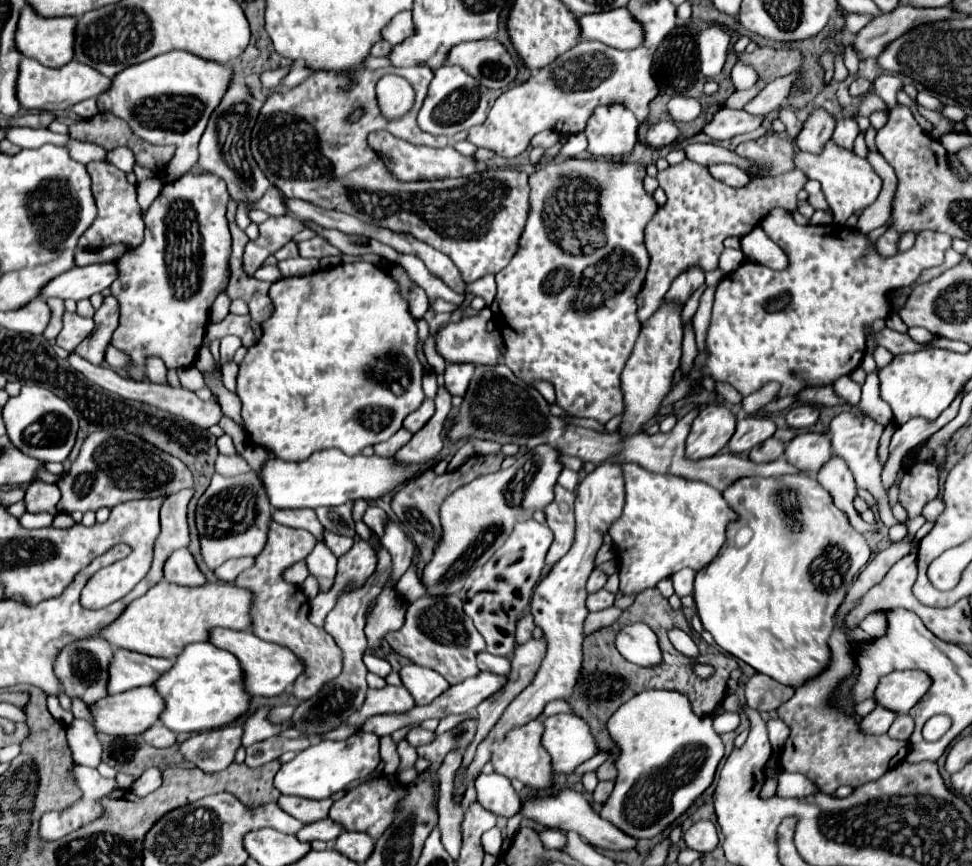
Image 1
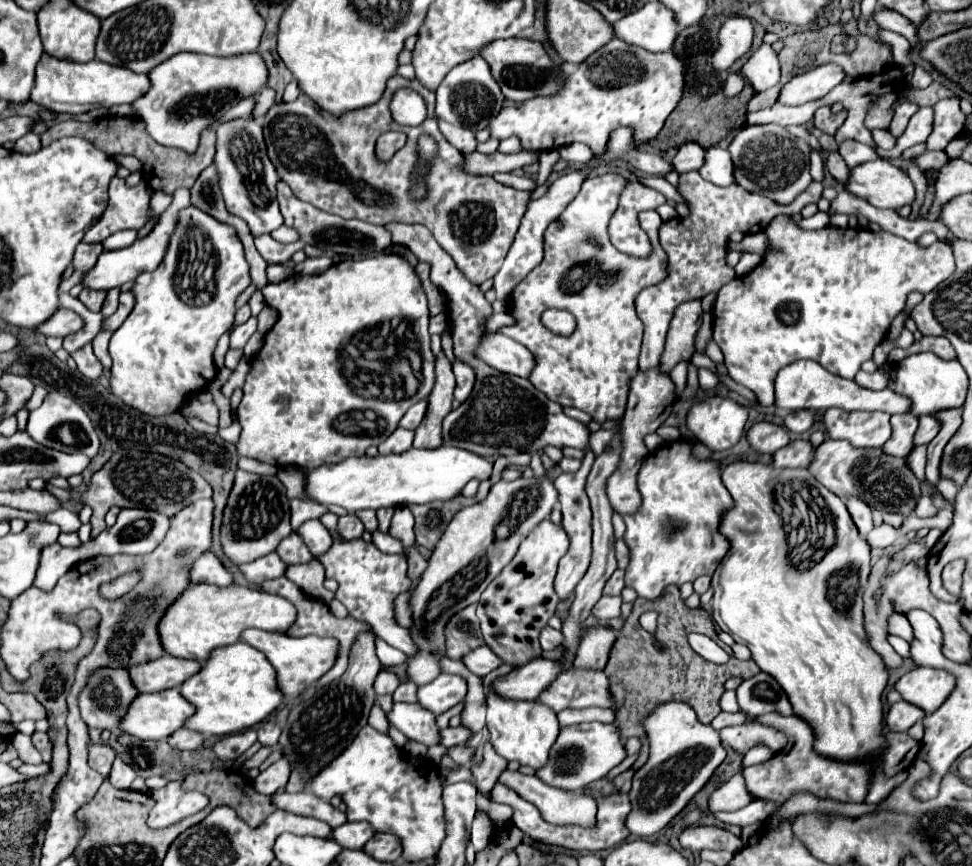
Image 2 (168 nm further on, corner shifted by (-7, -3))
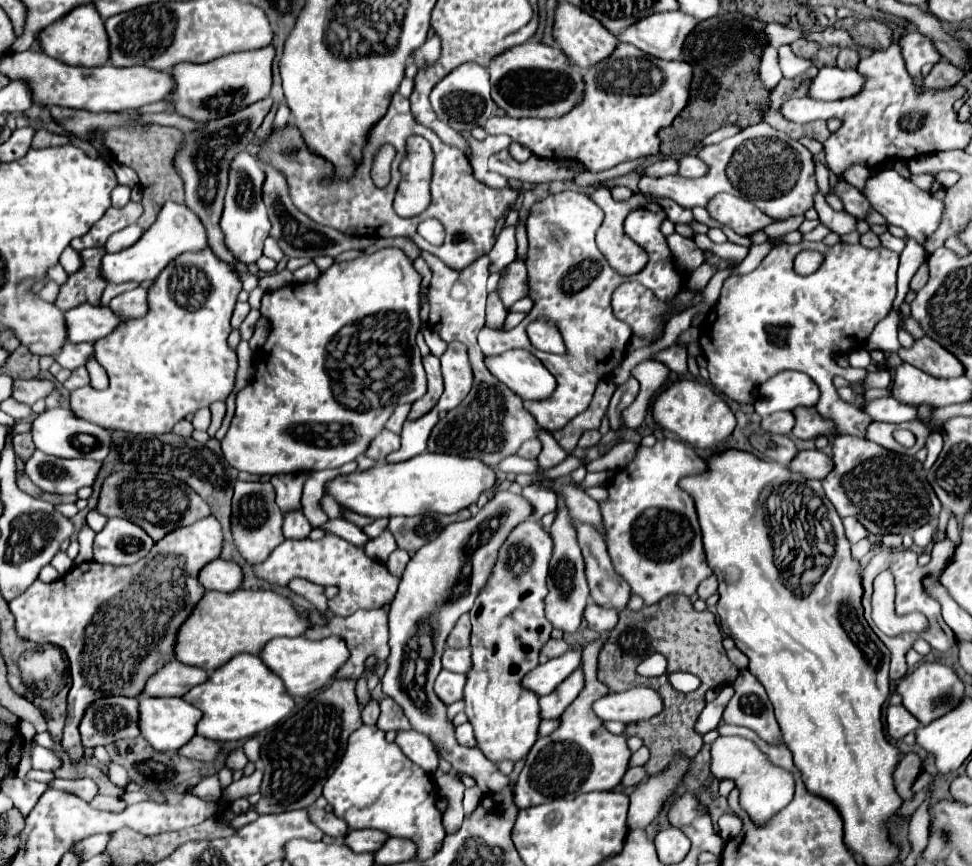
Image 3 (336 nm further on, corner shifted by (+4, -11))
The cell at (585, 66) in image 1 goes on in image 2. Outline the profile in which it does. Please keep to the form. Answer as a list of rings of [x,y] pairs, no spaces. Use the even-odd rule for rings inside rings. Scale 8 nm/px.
[[[612,38],[606,46],[590,54],[582,64],[578,64],[576,72],[564,78],[562,88],[554,96],[536,96],[534,100],[526,100],[516,106],[502,108],[500,114],[488,124],[488,130],[490,130],[490,138],[494,140],[504,140],[510,136],[520,138],[522,150],[528,152],[544,152],[572,142],[584,142],[592,148],[594,154],[598,154],[604,152],[608,134],[618,126],[634,128],[636,144],[656,138],[668,114],[676,108],[680,96],[682,96],[682,62],[672,52],[654,54],[642,48],[628,46],[618,38]]]

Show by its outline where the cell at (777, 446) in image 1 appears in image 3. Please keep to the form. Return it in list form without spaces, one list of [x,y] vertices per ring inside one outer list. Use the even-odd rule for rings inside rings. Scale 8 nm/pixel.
[[[803,450],[789,466],[793,472],[801,472],[805,478],[823,480],[833,470],[833,458],[821,450]]]

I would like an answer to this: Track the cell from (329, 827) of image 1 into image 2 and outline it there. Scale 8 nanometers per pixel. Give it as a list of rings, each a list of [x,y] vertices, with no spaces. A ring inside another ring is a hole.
[[[346,822],[332,830],[332,838],[342,846],[350,850],[362,850],[366,840],[374,836],[374,830],[366,822]]]

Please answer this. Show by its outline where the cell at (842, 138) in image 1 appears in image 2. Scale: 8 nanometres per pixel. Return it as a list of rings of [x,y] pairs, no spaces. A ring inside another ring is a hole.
[[[844,140],[844,142],[838,146],[838,152],[840,152],[840,156],[844,158],[844,162],[846,162],[850,168],[878,158],[878,154],[876,154],[874,148],[864,146],[864,144],[856,142],[856,140]]]

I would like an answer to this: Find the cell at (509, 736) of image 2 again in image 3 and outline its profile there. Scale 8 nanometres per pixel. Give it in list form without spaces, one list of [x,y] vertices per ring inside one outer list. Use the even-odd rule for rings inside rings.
[[[539,522],[517,524],[499,548],[495,568],[471,608],[471,668],[465,682],[465,714],[473,724],[477,746],[491,762],[517,762],[527,756],[537,740],[539,696],[523,688],[521,680],[539,666],[539,650],[553,630],[543,610],[551,550],[553,540]]]

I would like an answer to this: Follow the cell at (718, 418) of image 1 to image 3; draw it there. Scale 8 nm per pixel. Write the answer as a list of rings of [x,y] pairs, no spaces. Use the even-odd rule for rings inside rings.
[[[677,380],[661,390],[651,402],[651,414],[659,428],[677,434],[683,442],[701,450],[721,446],[735,428],[735,414],[729,404],[709,384],[699,380]]]

